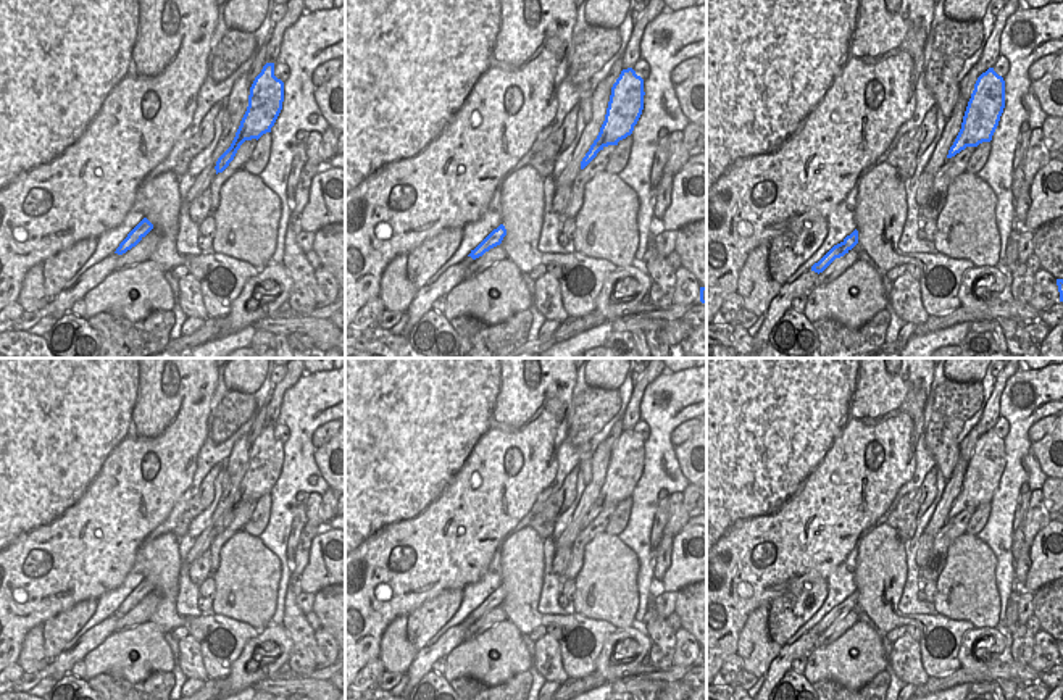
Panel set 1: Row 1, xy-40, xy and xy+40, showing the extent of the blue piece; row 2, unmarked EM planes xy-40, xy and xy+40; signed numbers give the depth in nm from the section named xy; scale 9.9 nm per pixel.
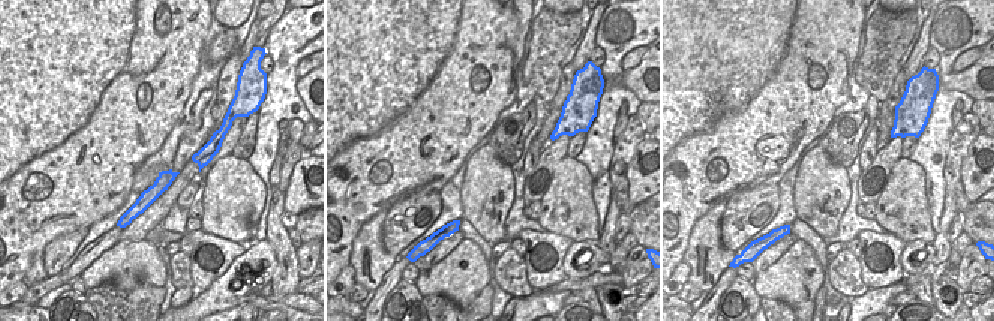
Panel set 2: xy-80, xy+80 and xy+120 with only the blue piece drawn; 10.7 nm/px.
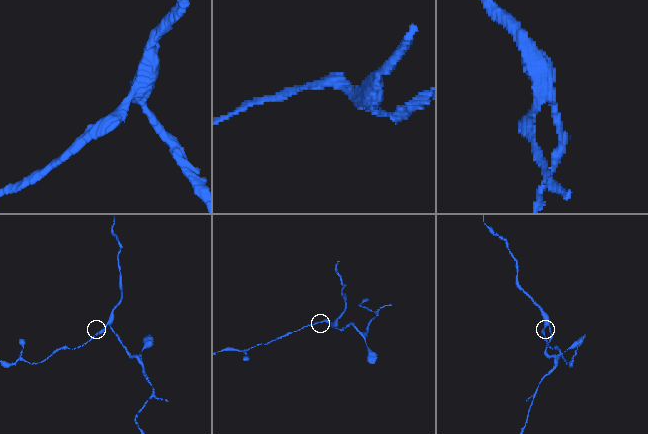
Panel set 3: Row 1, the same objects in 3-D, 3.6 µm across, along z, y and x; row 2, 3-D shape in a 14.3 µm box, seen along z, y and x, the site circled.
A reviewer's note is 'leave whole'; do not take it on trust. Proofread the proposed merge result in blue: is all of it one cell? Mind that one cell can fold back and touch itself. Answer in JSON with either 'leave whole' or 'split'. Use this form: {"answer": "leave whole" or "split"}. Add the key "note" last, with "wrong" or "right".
{"answer": "leave whole", "note": "right"}

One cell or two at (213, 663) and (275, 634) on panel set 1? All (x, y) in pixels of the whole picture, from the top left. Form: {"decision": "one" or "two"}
{"decision": "two"}

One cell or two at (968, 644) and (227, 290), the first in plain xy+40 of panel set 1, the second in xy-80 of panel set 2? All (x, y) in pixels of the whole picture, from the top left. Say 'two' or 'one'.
one

